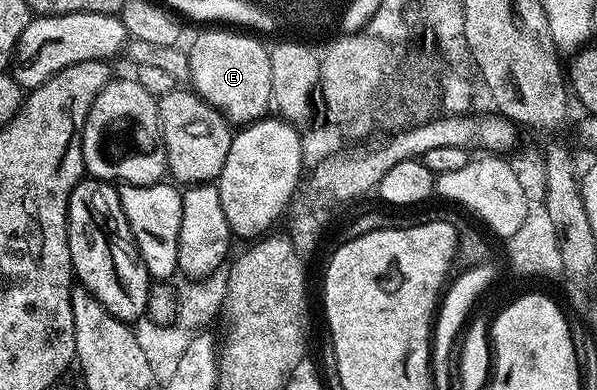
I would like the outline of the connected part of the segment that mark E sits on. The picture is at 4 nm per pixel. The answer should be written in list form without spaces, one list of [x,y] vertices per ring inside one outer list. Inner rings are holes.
[[[228,27],[205,29],[208,30],[198,34],[192,46],[186,49],[192,75],[191,88],[223,113],[229,122],[259,121],[273,104],[269,46],[256,37],[247,37],[244,31],[233,31]]]

